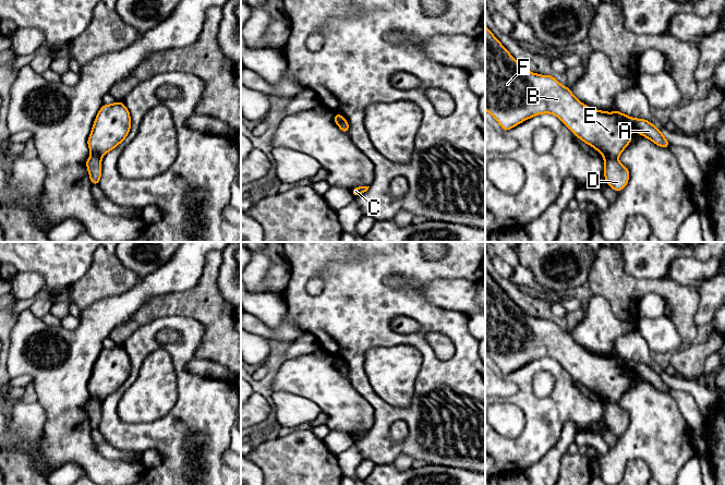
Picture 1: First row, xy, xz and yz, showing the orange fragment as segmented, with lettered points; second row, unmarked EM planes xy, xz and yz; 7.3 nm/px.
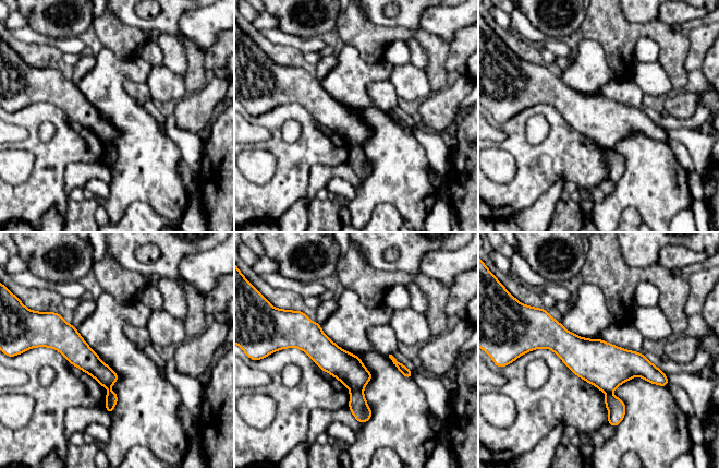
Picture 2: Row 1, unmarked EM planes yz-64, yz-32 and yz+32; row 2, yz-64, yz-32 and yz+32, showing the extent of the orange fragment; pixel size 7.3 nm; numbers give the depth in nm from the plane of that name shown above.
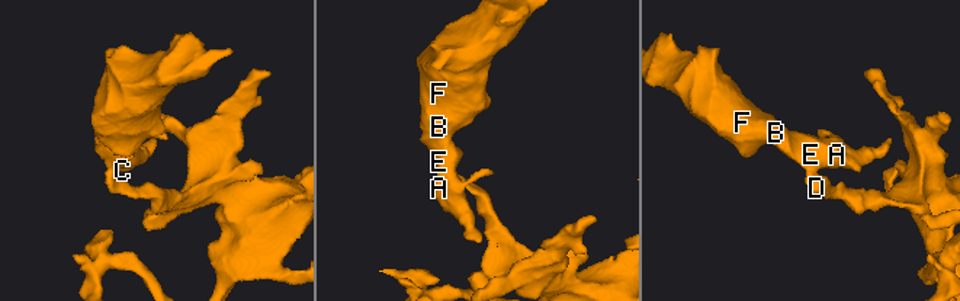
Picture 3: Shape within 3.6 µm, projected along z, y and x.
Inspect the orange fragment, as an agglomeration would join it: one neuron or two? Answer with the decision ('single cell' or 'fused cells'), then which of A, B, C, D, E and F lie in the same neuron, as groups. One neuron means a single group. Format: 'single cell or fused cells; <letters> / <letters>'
fused cells; A B C E F / D

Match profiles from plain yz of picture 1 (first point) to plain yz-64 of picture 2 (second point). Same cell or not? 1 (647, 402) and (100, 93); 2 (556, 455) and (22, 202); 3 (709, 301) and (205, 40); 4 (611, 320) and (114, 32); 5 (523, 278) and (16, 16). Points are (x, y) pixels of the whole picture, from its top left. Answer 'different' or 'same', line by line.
1: same
2: different
3: different
4: same
5: same

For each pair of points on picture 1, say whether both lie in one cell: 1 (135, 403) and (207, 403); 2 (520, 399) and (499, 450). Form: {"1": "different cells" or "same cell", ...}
{"1": "different cells", "2": "same cell"}

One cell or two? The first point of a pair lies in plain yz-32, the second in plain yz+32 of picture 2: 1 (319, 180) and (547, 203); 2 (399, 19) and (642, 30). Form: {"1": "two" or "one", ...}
{"1": "one", "2": "two"}

